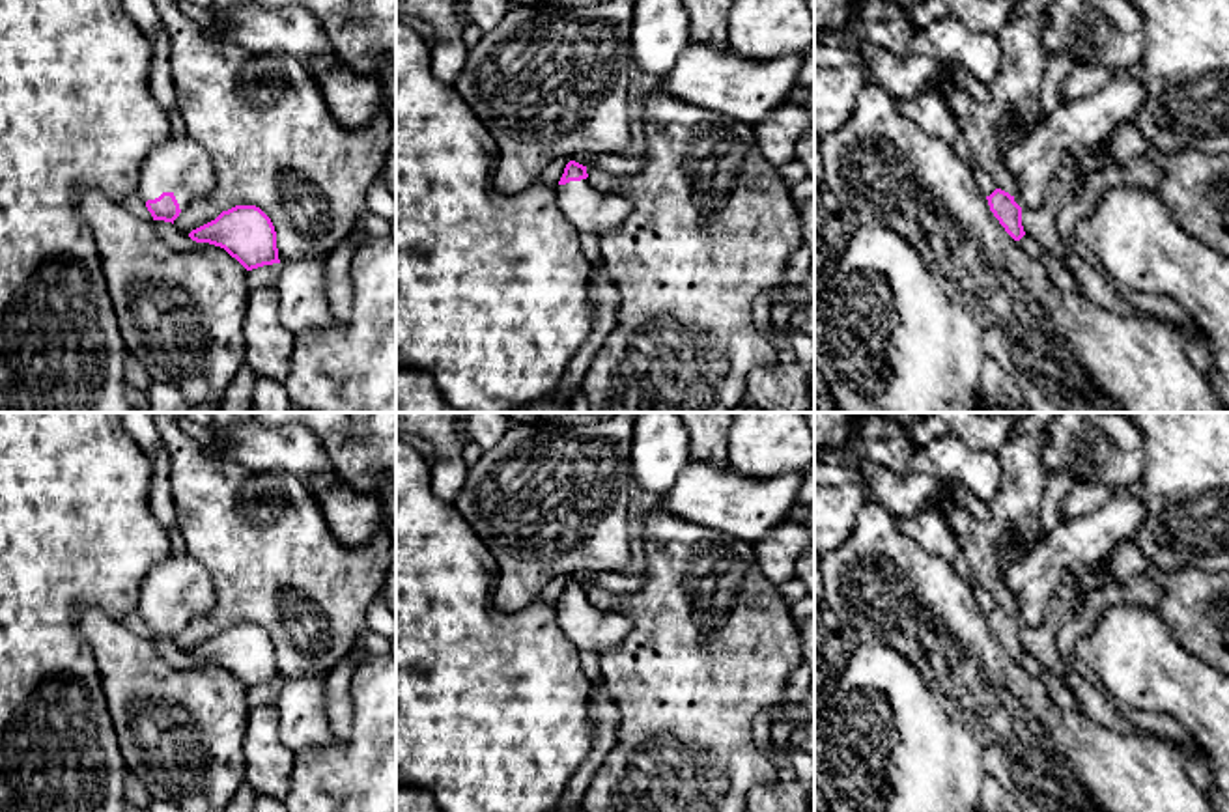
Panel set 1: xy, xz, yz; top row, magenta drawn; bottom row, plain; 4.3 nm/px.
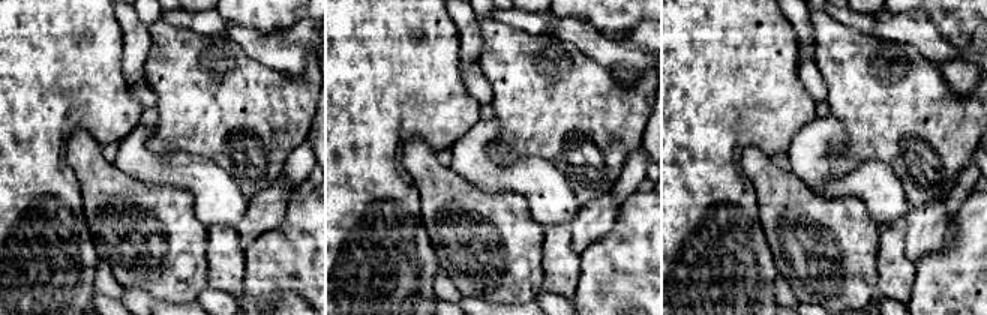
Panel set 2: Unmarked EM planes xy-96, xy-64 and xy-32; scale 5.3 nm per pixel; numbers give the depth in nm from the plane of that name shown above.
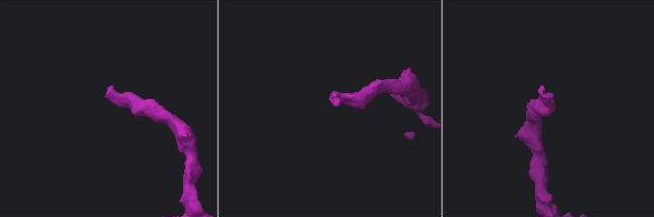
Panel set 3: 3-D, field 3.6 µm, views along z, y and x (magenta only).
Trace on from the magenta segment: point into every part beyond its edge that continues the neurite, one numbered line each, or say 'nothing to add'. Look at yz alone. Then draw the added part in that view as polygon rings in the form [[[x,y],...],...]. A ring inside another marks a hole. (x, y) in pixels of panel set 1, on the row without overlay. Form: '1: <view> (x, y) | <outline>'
1: yz (1033, 579) | [[[1121,489],[1087,515],[1059,523],[1042,543],[1005,569],[1014,597],[1014,620],[1038,627],[1048,605],[1074,566],[1095,567],[1123,539],[1132,539],[1149,511],[1149,498],[1137,489]]]

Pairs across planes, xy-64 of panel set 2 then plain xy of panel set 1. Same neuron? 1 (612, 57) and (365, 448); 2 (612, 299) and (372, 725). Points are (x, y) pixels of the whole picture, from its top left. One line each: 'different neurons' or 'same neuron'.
1: different neurons
2: same neuron

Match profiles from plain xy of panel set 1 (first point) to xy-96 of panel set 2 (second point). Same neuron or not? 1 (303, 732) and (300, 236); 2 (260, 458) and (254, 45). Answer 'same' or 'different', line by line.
1: different
2: same

